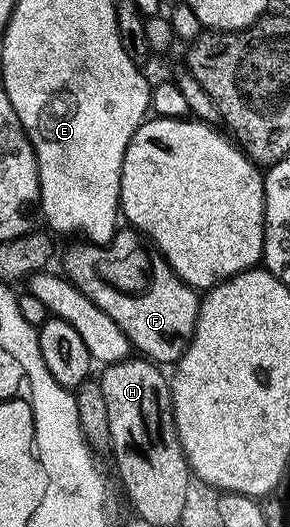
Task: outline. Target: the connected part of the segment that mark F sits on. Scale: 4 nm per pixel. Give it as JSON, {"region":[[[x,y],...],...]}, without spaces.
{"region":[[[121,228],[113,235],[108,244],[80,245],[73,246],[66,252],[64,277],[73,282],[75,288],[79,288],[79,292],[83,292],[83,296],[87,296],[87,300],[91,300],[96,306],[103,308],[103,312],[107,312],[107,316],[111,316],[111,320],[115,320],[115,324],[119,324],[119,328],[123,328],[130,345],[144,355],[148,361],[154,364],[177,363],[185,355],[187,340],[192,338],[193,329],[197,323],[201,307],[198,291],[187,285],[169,267],[161,253],[154,253],[146,235],[142,234],[140,230]]]}

